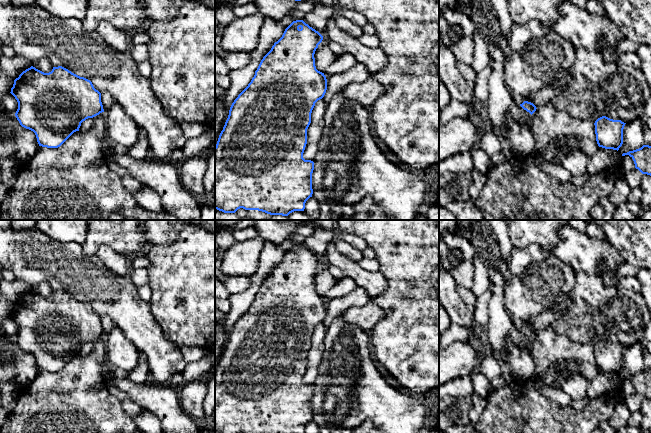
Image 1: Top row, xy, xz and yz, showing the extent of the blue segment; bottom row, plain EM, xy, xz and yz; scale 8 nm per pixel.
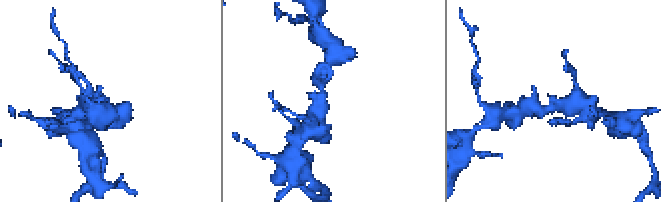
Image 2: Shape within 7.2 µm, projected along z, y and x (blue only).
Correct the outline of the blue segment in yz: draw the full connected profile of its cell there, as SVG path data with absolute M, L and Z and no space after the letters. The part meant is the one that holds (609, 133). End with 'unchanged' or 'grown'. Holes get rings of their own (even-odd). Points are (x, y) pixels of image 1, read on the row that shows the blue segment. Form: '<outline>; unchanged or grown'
M606 116L598 118L594 123L598 146L618 151L623 144L625 124L621 120L613 120Z; unchanged

